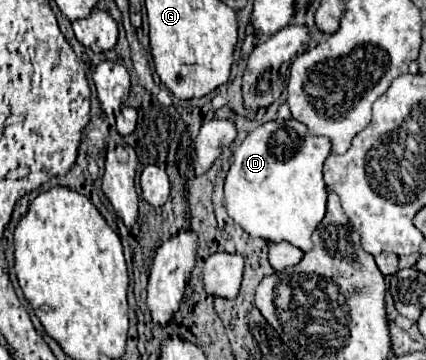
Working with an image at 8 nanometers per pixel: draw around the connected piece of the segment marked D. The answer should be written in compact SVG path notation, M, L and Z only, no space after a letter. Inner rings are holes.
M273 120L257 126L231 156L233 162L225 178L227 214L251 236L289 242L303 252L311 250L311 234L325 216L323 162L329 154L329 140L309 136L305 124L297 120Z

